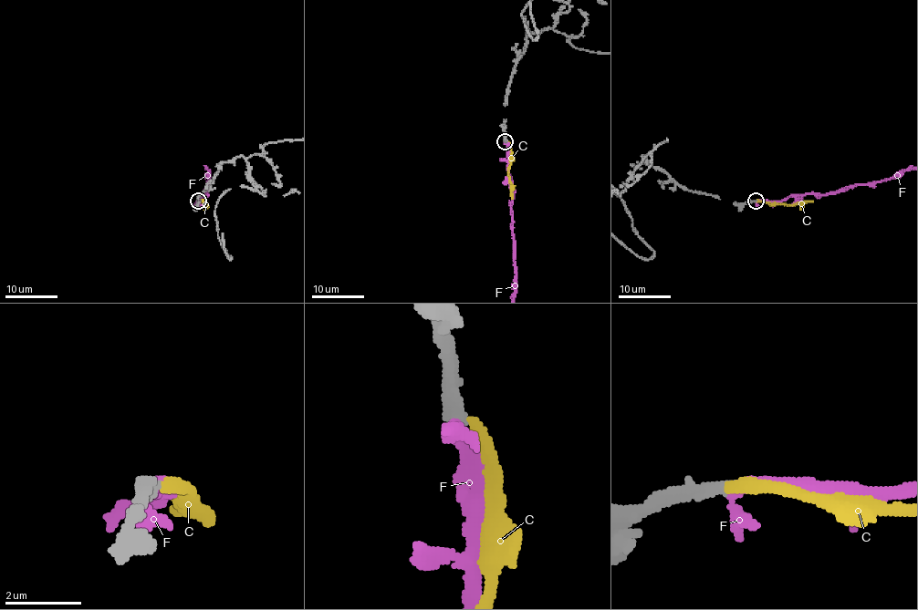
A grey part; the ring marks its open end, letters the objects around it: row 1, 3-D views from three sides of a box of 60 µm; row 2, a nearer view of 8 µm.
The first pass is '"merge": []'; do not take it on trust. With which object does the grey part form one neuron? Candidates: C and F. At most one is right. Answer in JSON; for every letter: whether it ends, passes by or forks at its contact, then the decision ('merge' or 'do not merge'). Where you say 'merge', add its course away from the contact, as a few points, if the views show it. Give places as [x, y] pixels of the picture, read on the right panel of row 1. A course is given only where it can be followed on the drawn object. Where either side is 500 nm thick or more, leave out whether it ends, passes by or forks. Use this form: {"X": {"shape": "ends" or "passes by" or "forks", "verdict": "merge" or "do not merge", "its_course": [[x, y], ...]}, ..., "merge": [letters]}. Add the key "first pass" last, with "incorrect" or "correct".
{"C": {"shape": "ends", "verdict": "do not merge"}, "F": {"shape": "forks", "verdict": "merge"}, "merge": ["F"], "first pass": "incorrect"}

